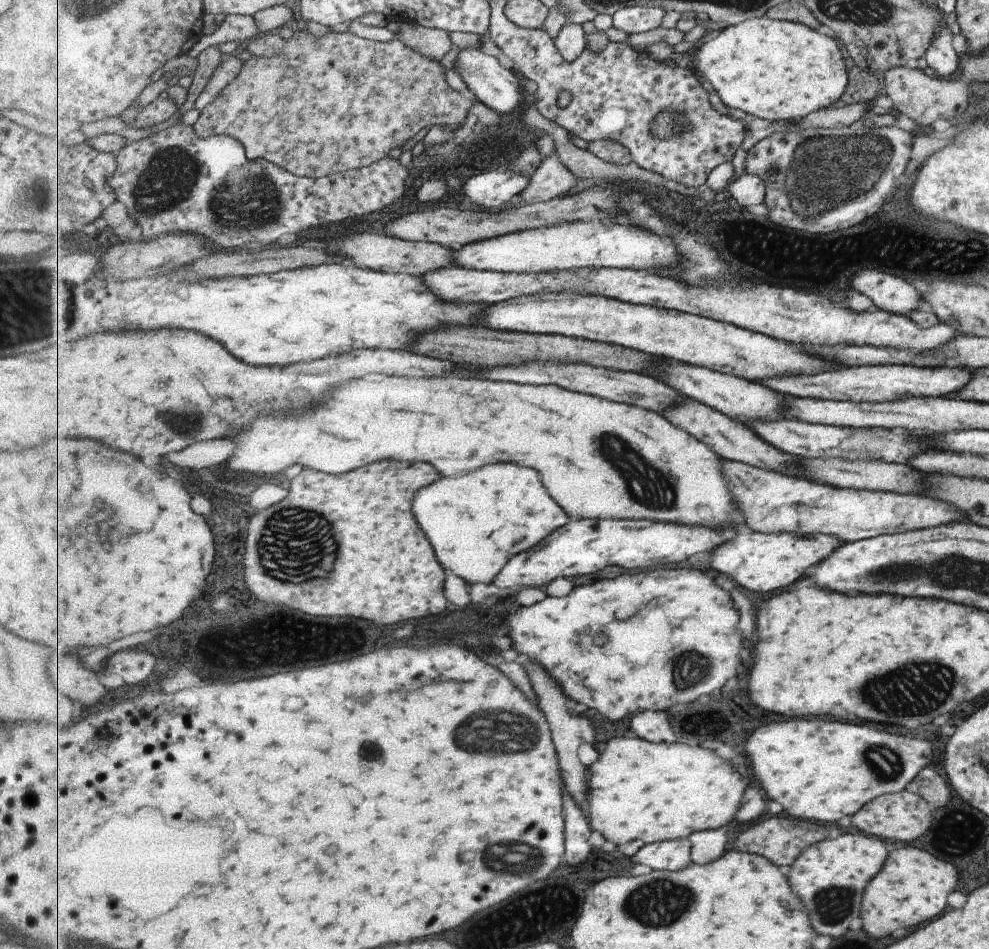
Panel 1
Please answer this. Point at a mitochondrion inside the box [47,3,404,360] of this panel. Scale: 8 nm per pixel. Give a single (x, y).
(249, 205)

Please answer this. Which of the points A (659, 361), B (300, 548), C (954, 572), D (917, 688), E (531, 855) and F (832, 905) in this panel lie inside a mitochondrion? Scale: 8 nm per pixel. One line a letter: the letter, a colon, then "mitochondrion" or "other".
A: other
B: mitochondrion
C: mitochondrion
D: mitochondrion
E: mitochondrion
F: mitochondrion

